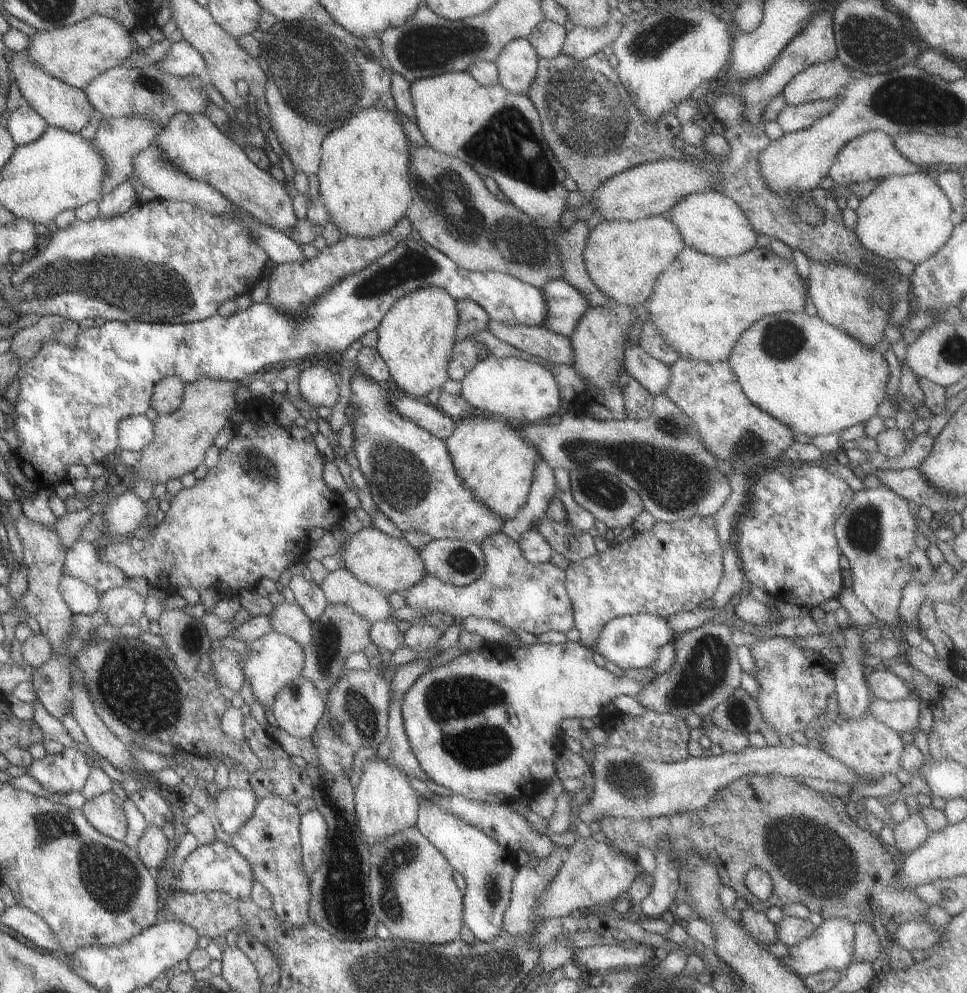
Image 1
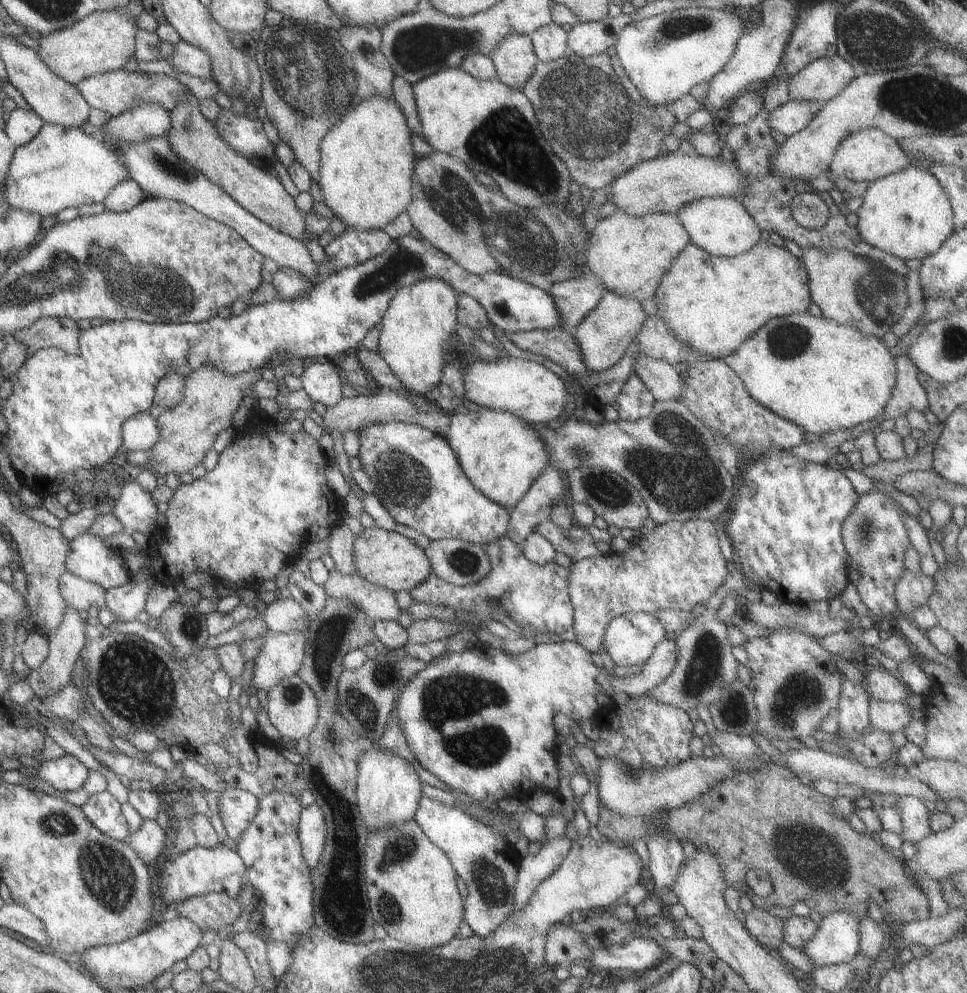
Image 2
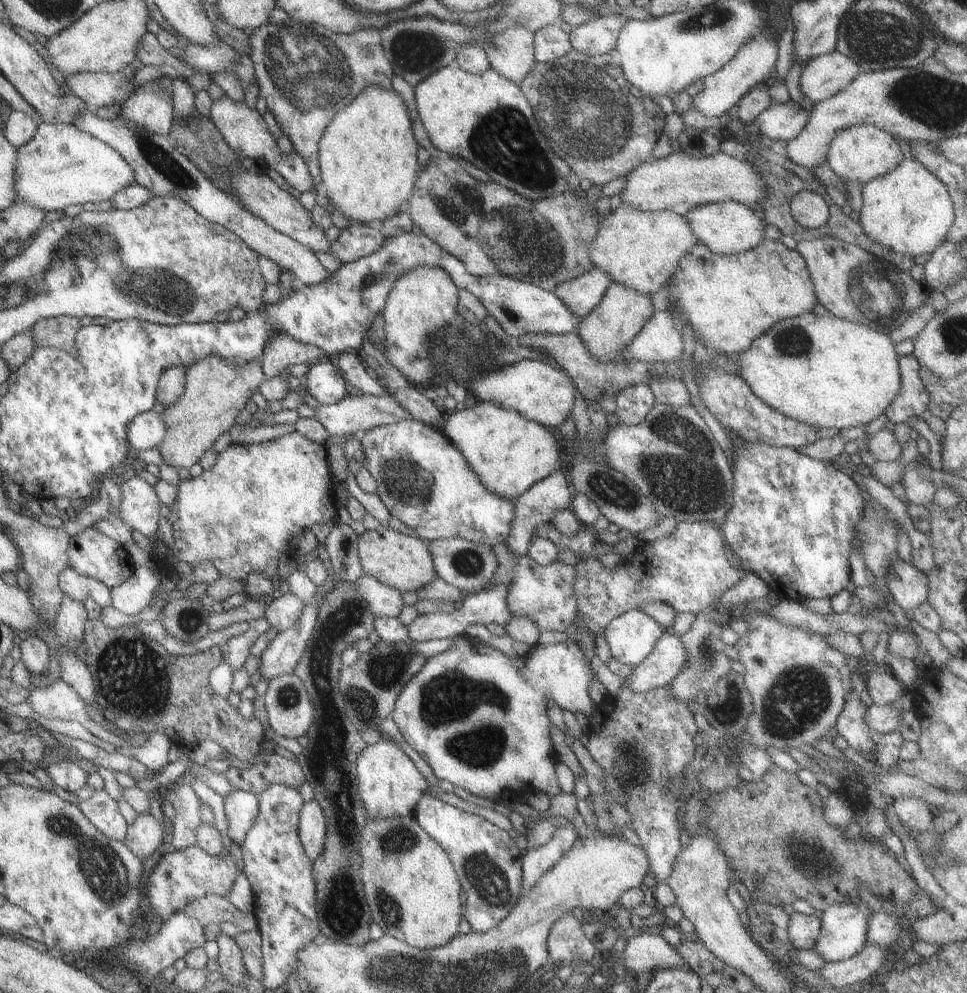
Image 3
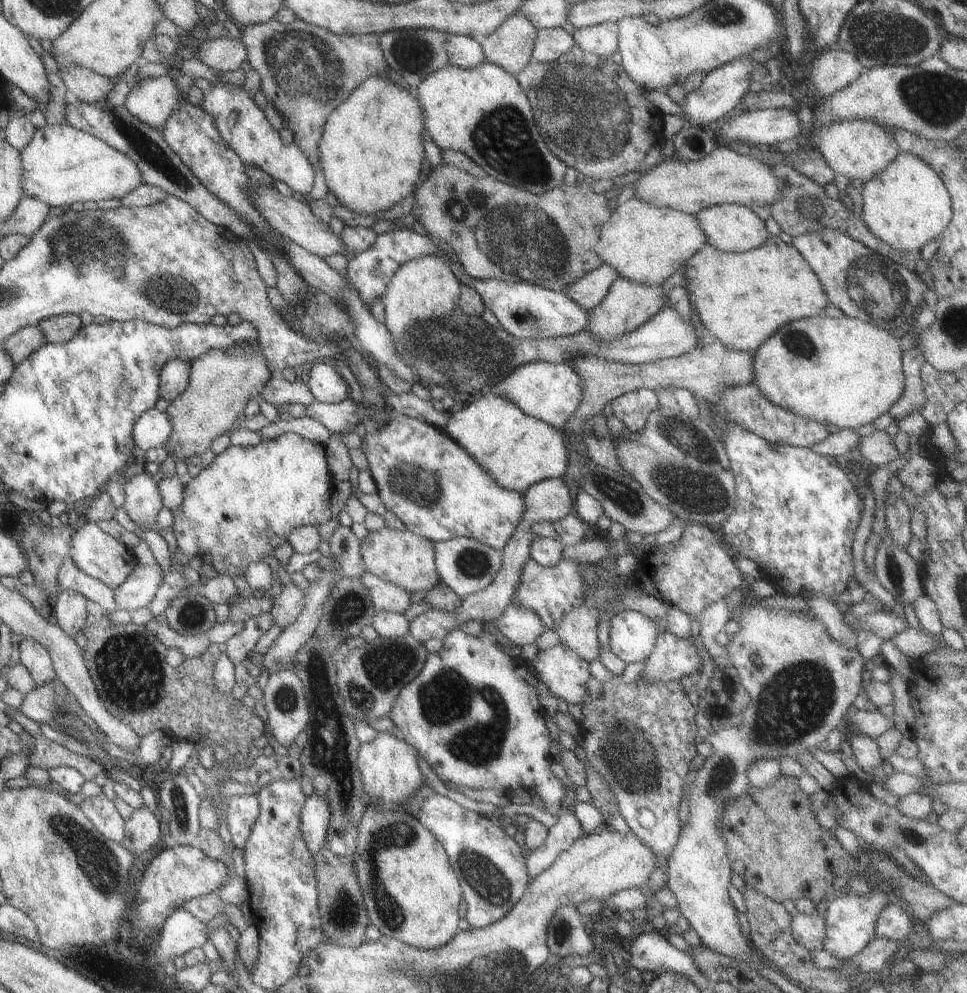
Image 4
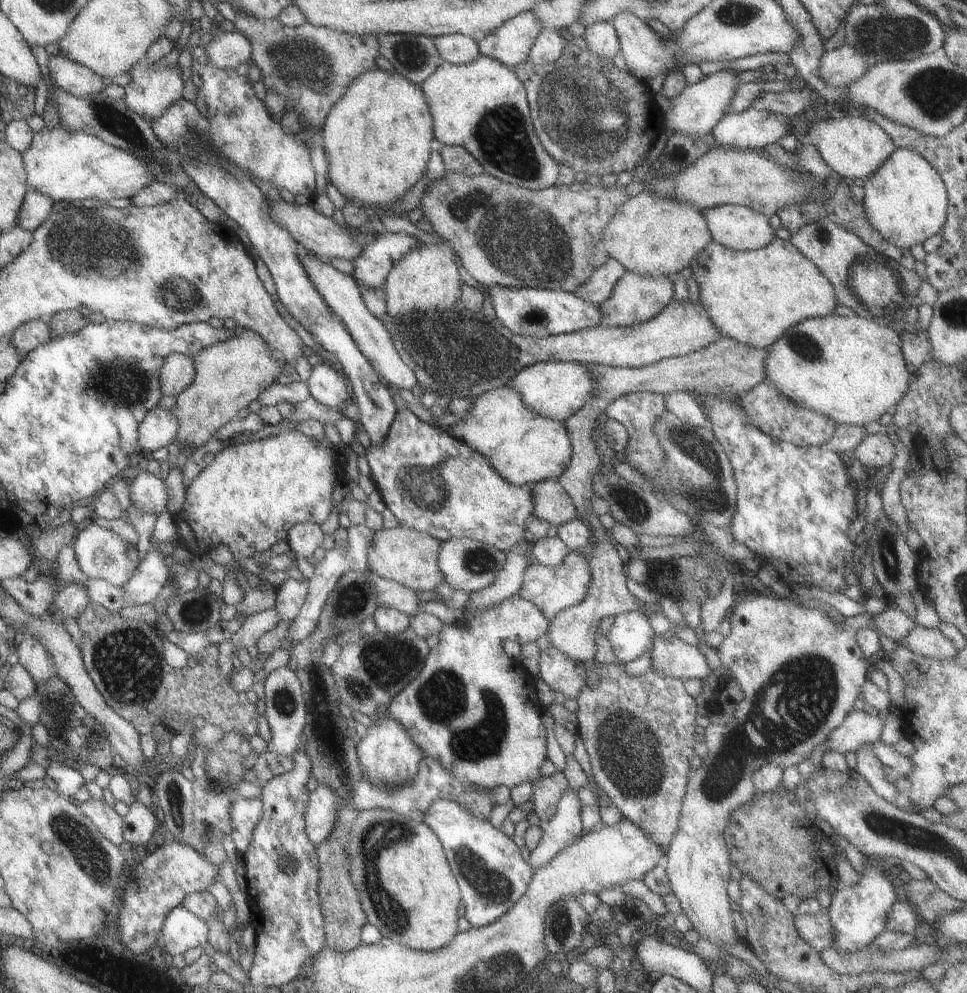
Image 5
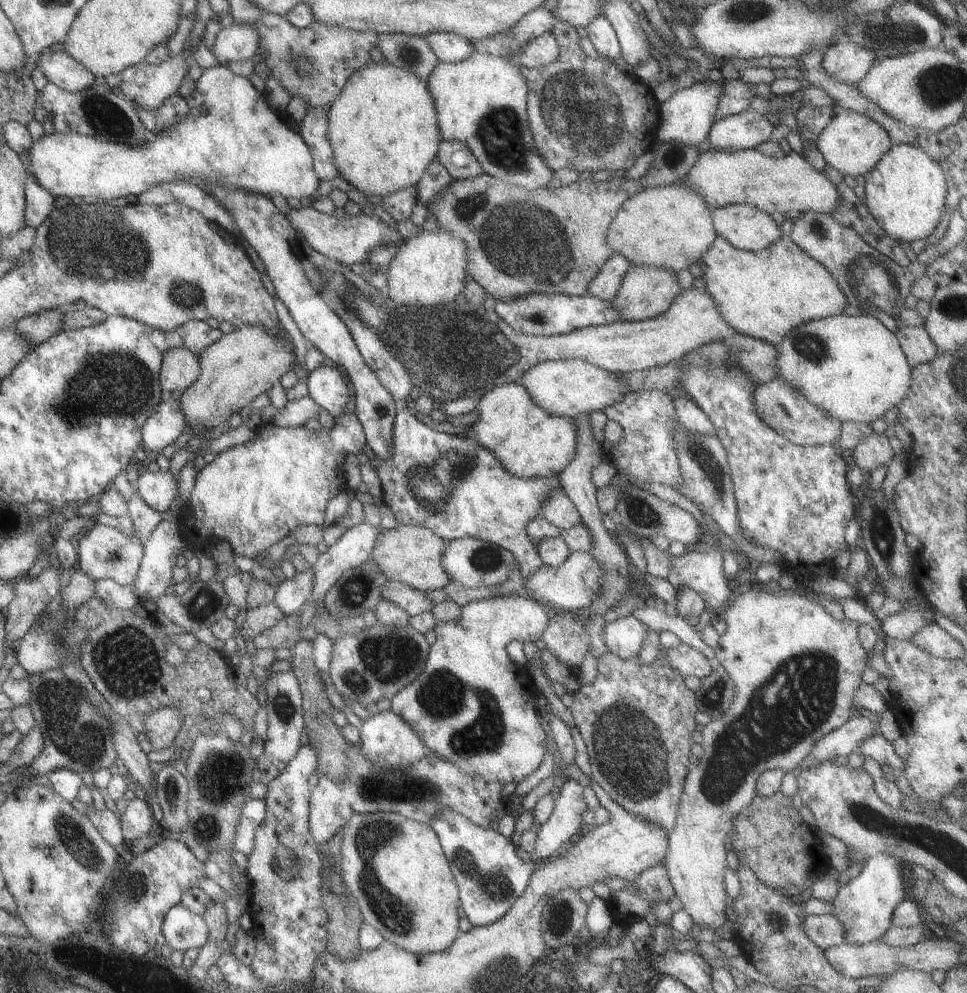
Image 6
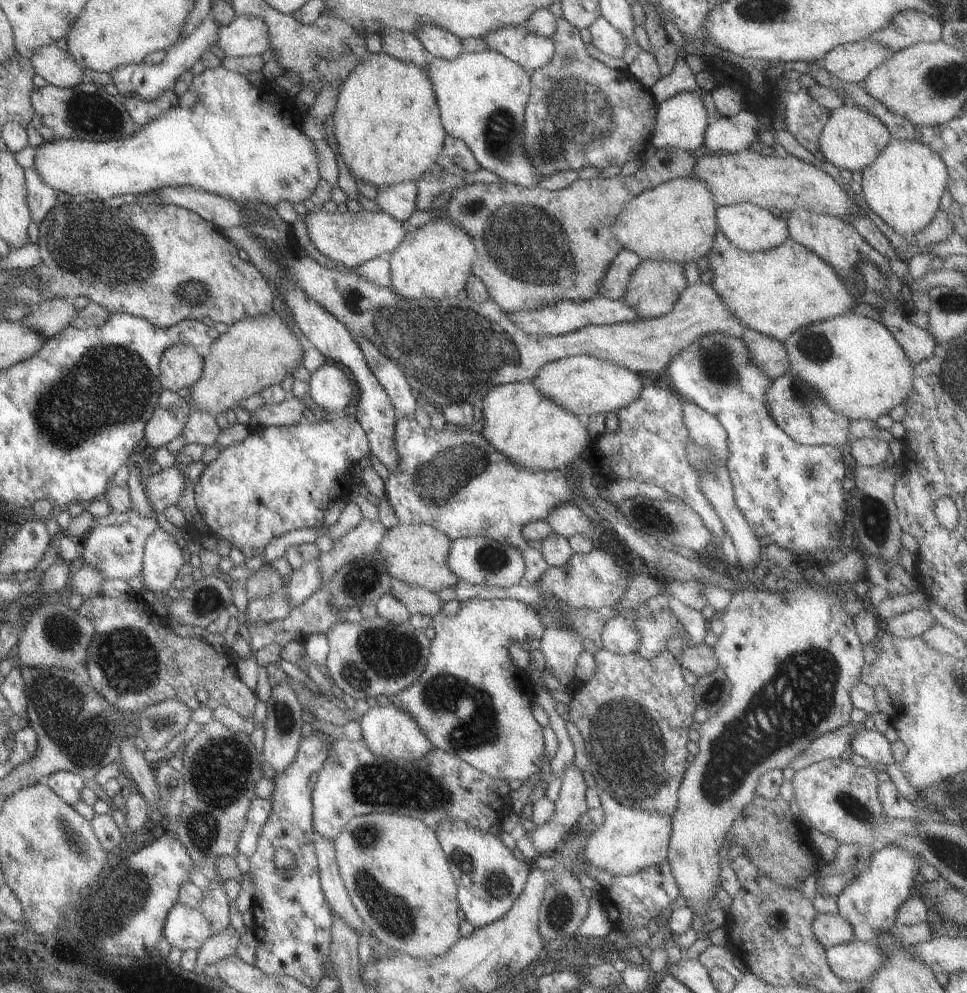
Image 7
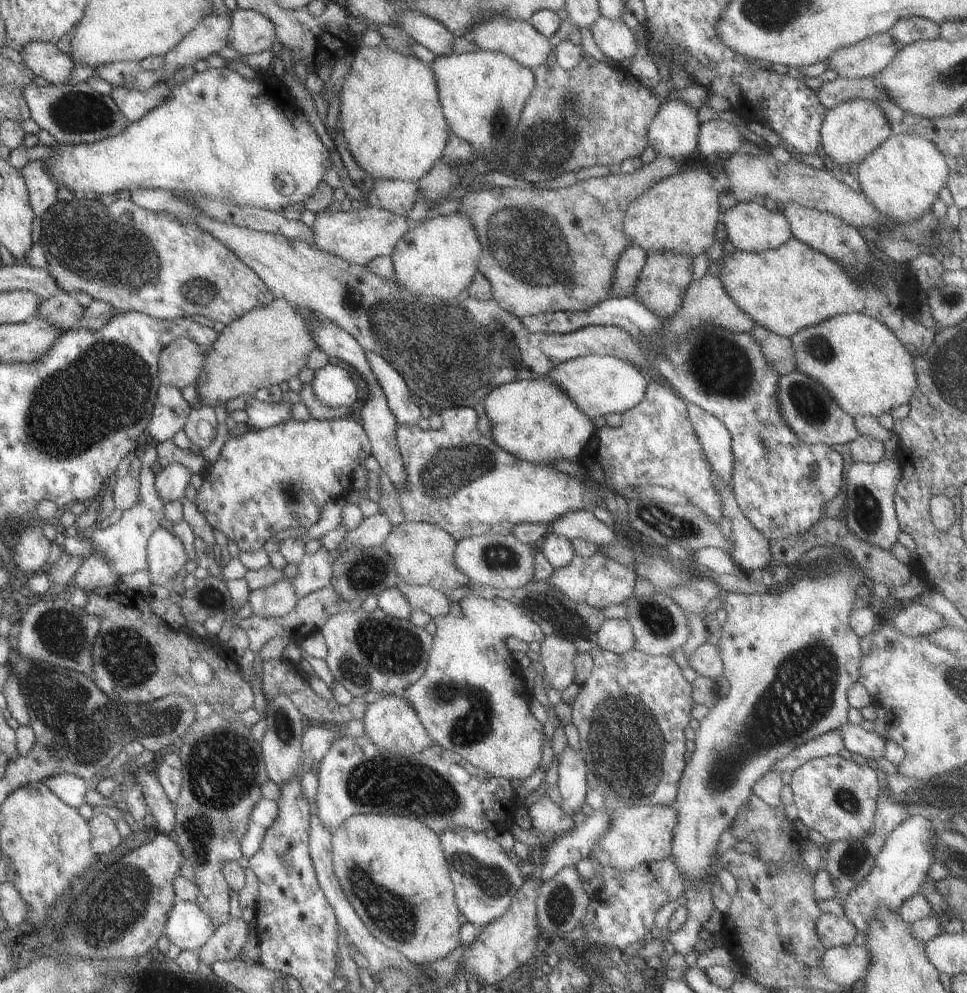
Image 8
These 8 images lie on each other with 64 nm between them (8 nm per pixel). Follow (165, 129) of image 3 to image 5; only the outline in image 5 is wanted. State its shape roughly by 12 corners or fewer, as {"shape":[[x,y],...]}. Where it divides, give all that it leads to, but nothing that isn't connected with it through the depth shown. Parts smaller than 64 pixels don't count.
{"shape":[[173,66],[126,70],[122,99],[149,122],[182,97]]}

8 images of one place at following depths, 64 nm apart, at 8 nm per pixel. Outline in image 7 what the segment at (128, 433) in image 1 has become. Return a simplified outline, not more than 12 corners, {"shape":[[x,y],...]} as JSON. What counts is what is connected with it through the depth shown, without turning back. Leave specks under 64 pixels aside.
{"shape":[[160,389],[145,424],[148,451],[180,436],[189,406]]}

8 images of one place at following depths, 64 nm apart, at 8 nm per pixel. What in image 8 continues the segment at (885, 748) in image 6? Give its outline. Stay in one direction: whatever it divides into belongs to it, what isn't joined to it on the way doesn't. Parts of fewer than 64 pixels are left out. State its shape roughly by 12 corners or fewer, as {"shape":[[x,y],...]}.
{"shape":[[849,722],[837,726],[844,748],[869,763],[886,740]]}

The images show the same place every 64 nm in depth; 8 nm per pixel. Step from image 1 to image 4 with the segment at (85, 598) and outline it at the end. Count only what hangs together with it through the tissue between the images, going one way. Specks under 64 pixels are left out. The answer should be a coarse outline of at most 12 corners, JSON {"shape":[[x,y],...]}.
{"shape":[[68,556],[59,567],[59,590],[71,590],[108,613],[113,589],[77,570]]}

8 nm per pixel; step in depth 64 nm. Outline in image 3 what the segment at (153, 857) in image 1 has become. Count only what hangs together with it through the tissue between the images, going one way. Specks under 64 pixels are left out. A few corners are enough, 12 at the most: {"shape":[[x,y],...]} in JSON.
{"shape":[[137,814],[122,843],[143,860],[162,844],[161,824]]}

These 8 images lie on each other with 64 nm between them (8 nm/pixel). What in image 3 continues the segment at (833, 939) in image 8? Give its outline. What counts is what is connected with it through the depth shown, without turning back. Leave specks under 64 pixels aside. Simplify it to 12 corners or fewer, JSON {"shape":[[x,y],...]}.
{"shape":[[793,911],[787,940],[811,949],[821,930],[820,918]]}

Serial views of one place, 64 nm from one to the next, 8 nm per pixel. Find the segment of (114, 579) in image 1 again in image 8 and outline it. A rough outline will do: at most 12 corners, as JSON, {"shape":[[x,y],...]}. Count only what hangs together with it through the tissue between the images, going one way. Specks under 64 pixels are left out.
{"shape":[[151,468],[139,469],[137,504],[95,529],[91,554],[115,576],[145,570],[147,537],[163,520]]}

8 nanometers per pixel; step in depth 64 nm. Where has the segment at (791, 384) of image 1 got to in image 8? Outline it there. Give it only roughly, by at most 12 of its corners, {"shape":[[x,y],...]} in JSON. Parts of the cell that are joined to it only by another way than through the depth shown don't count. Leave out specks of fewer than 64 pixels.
{"shape":[[853,312],[797,330],[795,370],[855,420],[905,404],[914,358]]}

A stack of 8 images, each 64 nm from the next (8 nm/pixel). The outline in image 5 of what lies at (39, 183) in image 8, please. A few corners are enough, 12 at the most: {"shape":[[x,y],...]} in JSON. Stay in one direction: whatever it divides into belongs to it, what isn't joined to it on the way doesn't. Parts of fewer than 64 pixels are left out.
{"shape":[[28,188],[15,228],[33,232],[53,202]]}

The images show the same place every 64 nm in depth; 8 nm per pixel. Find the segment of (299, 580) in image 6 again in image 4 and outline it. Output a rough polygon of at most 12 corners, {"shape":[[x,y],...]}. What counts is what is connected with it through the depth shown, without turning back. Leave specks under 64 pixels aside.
{"shape":[[285,584],[272,598],[269,616],[284,629],[297,618],[304,594]]}

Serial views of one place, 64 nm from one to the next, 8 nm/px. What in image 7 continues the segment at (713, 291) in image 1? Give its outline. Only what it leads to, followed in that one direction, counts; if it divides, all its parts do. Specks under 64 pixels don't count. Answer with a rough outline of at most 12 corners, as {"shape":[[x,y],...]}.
{"shape":[[789,237],[736,249],[703,277],[746,330],[783,341],[858,304]]}

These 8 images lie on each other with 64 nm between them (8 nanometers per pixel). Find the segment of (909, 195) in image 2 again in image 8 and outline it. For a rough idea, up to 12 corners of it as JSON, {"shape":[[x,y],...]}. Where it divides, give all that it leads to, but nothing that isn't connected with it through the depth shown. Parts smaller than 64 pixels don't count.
{"shape":[[890,134],[857,164],[865,200],[913,222],[948,175],[930,140]]}

